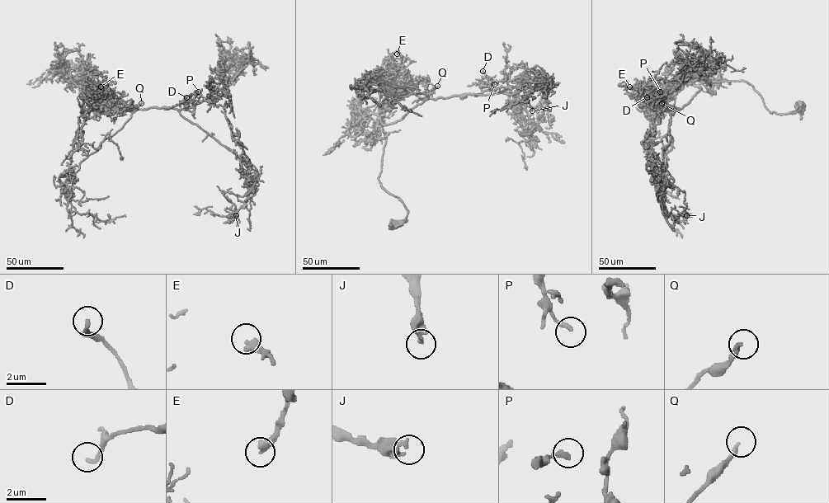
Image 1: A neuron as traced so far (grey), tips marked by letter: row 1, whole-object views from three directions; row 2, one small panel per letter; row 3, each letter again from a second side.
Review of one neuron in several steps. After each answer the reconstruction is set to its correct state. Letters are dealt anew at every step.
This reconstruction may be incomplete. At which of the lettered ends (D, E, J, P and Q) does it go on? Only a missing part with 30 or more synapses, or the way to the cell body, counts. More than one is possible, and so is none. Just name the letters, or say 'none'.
none

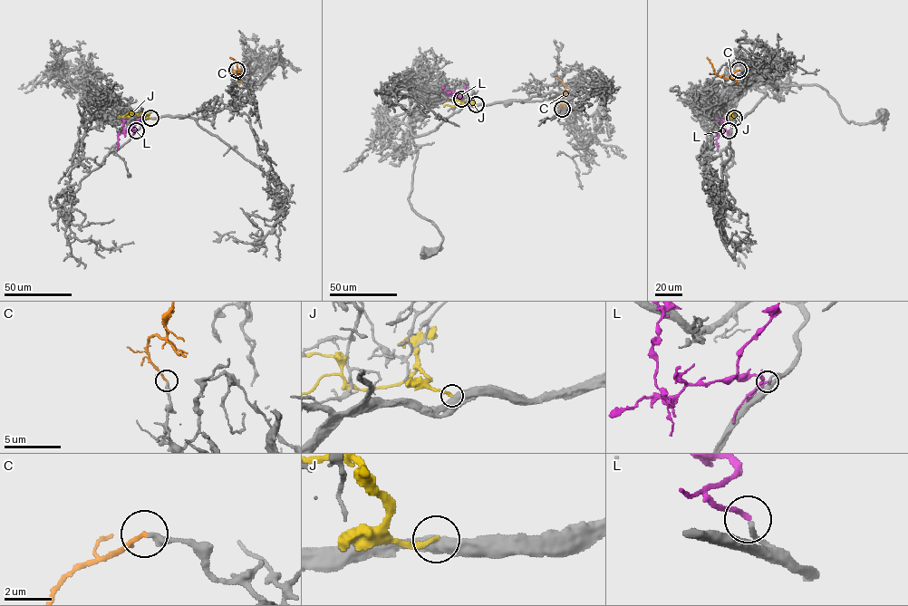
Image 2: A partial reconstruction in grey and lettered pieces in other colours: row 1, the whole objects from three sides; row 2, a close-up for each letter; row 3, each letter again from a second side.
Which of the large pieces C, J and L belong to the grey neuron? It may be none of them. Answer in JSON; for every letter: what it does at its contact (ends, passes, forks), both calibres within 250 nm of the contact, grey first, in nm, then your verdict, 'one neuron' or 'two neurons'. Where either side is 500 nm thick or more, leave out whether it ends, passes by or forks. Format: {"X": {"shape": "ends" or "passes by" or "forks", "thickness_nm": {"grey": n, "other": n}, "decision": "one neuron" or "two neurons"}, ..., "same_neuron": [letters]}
{"C": {"shape": "ends", "thickness_nm": {"grey": 320, "other": 190}, "decision": "two neurons"}, "J": {"thickness_nm": {"grey": 500, "other": 200}, "decision": "two neurons"}, "L": {"shape": "ends", "thickness_nm": {"grey": 240, "other": 220}, "decision": "one neuron"}, "same_neuron": ["L"]}

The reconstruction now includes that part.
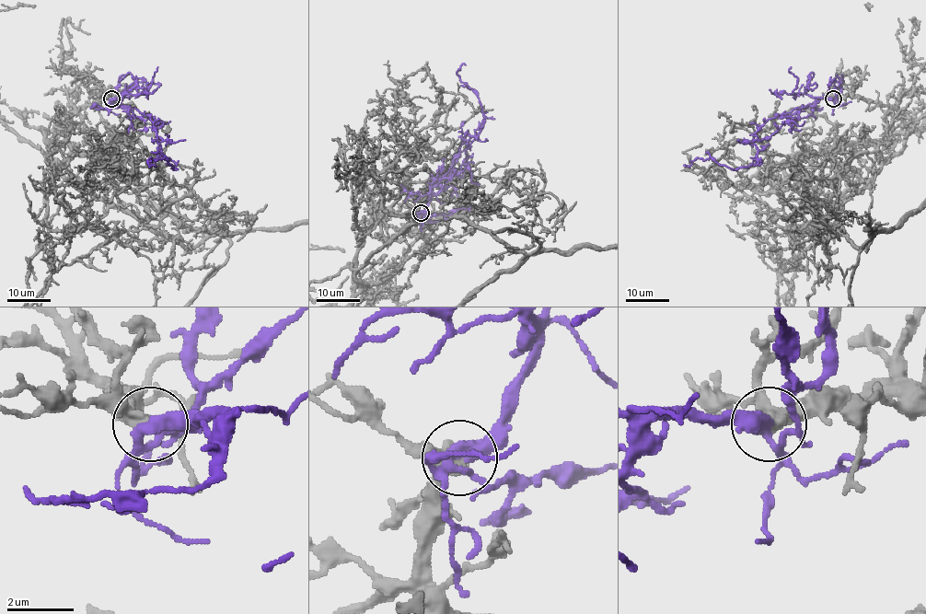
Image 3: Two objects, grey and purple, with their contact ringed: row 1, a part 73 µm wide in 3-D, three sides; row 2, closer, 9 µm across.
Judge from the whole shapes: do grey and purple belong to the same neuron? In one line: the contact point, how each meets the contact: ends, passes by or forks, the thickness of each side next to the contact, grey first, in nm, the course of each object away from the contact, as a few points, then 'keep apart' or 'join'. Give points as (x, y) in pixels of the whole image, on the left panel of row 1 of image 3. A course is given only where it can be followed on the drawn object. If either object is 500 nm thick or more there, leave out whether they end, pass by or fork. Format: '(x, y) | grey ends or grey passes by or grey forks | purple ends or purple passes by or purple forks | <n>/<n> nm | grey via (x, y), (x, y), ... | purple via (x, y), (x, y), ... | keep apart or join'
(111, 98) | grey passes by | purple forks | 320/320 nm | grey via (111, 98), (40, 133), (71, 122), (55, 121), (42, 158), (74, 228), (90, 240), (154, 243), (101, 215) | purple via (111, 98), (150, 119), (161, 156), (176, 167), (150, 157), (147, 163), (156, 167) | join

